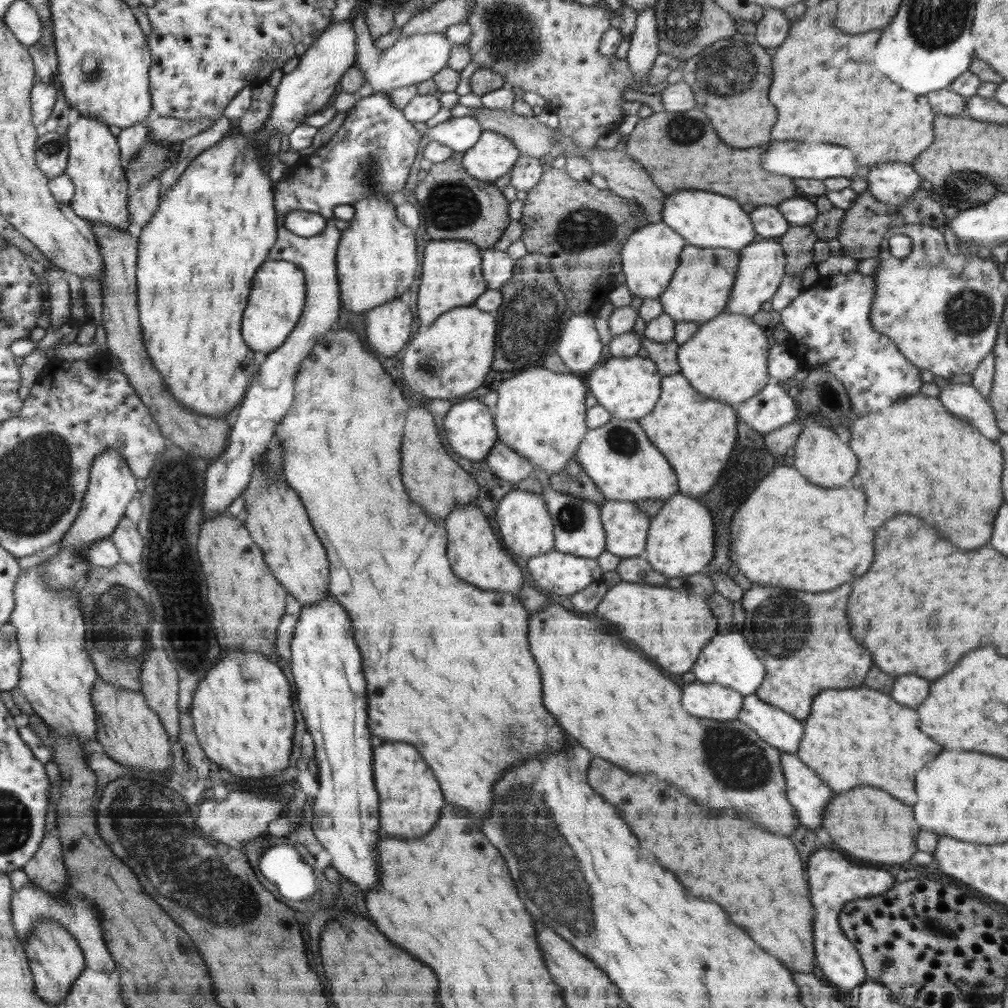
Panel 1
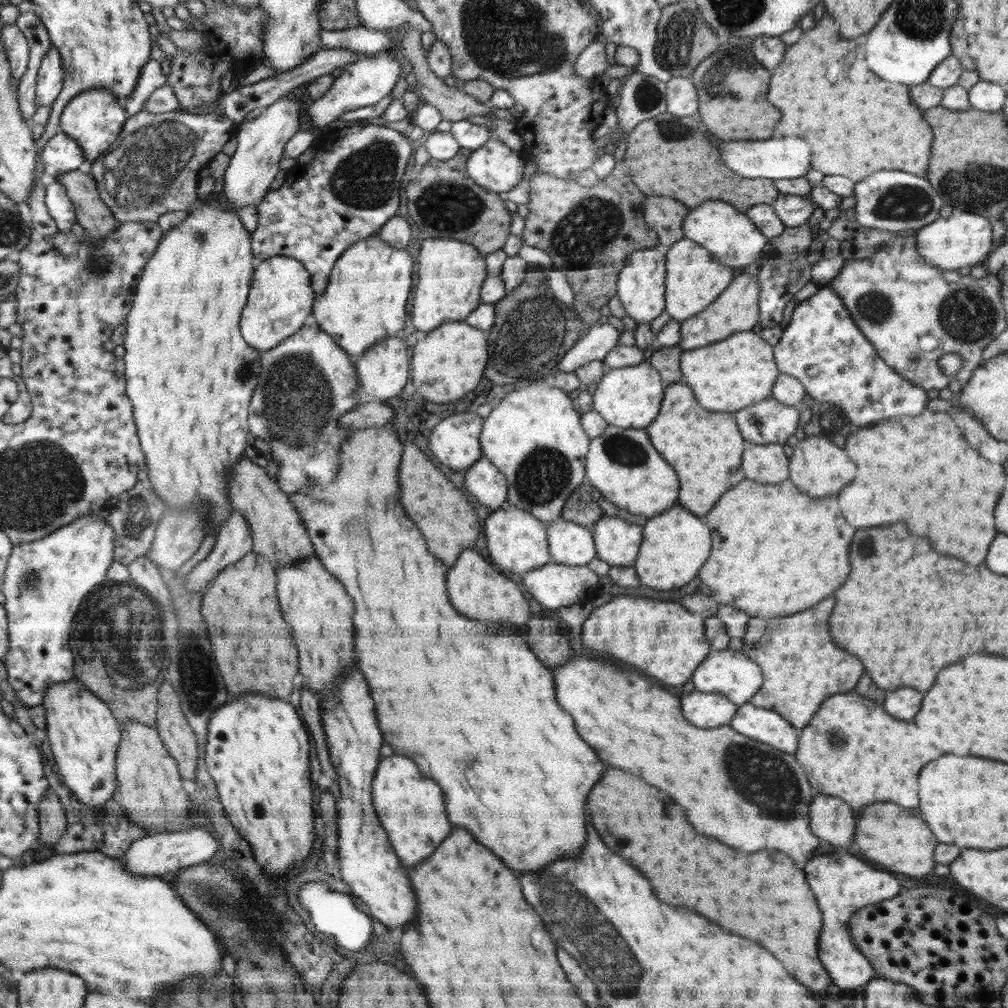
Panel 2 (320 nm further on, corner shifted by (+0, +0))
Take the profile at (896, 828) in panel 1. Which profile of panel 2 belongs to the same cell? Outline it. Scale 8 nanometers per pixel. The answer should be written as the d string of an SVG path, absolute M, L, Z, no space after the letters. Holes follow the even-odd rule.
M875 802L862 810L862 816L858 818L852 854L884 864L888 870L894 870L894 874L916 878L930 874L934 870L934 848L938 842L920 816L919 807L904 810L895 803Z

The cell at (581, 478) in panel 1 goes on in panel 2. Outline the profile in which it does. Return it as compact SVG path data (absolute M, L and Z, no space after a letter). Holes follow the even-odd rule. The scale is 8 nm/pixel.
M584 480L564 503L562 517L564 520L570 520L592 531L594 523L602 518L603 512L597 505L596 499L585 503L580 499L582 494L589 494L593 498L599 496L598 490Z

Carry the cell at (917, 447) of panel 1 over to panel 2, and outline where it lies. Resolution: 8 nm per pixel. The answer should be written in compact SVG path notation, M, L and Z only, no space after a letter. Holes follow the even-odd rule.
M925 408L916 416L900 415L883 422L874 428L868 426L857 430L846 442L846 454L856 464L854 482L838 494L840 510L846 522L856 528L864 528L902 520L912 526L912 534L926 536L936 552L960 558L974 566L984 562L988 548L996 538L994 506L1007 481L1005 465L990 464L980 458L978 451L968 446L961 430L947 412Z

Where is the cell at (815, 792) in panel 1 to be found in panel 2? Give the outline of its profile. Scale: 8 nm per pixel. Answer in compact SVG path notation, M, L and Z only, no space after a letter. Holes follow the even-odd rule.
M816 796L811 802L811 831L821 839L837 846L850 846L854 842L854 810L840 798Z

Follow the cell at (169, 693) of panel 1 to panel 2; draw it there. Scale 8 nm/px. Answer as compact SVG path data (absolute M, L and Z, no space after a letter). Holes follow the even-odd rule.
M169 681L160 685L158 700L156 730L164 746L179 761L180 774L192 783L197 771L198 743L182 712L178 692Z

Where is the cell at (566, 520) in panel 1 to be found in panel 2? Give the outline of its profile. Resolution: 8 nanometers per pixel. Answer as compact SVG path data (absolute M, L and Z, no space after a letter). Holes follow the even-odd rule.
M562 516L547 525L552 563L587 565L597 557L592 531Z

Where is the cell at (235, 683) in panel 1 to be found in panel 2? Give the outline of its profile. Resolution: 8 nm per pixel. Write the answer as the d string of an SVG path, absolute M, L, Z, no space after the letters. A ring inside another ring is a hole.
M256 694L219 706L208 721L205 746L205 767L217 786L225 815L238 834L252 846L254 860L262 866L266 876L278 878L306 860L314 842L314 816L312 816L312 786L308 776L308 734L290 701L266 698Z

